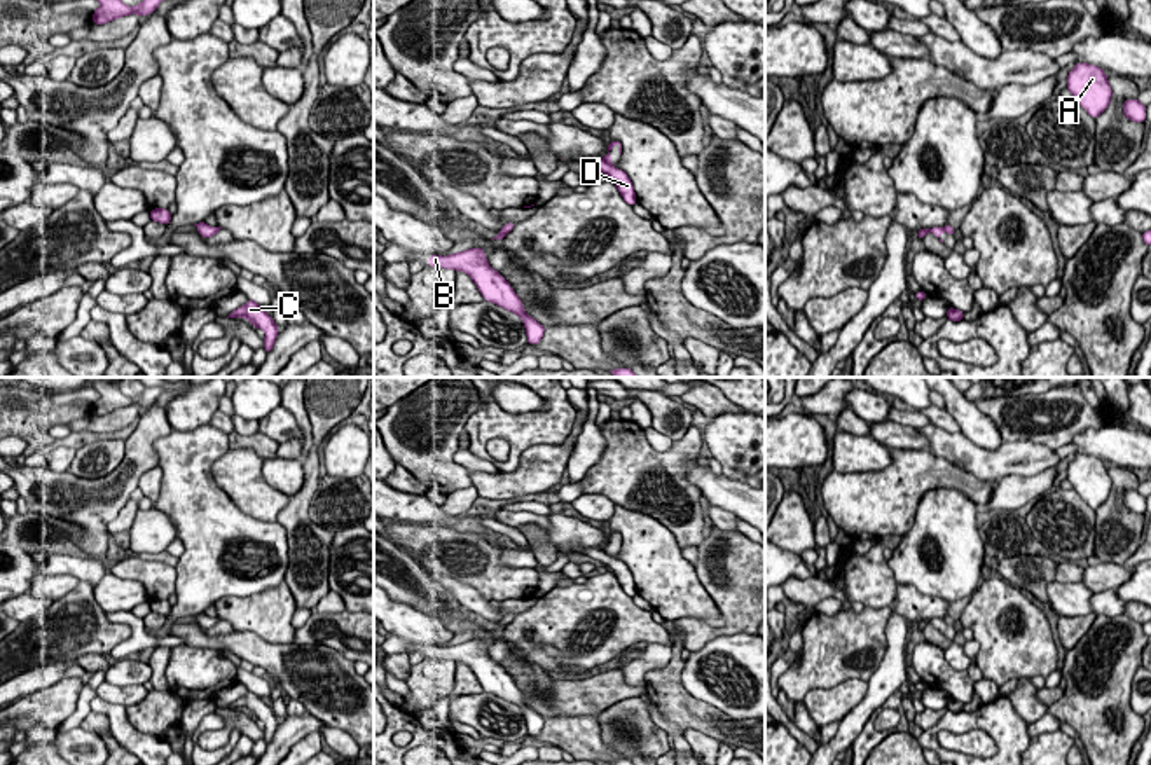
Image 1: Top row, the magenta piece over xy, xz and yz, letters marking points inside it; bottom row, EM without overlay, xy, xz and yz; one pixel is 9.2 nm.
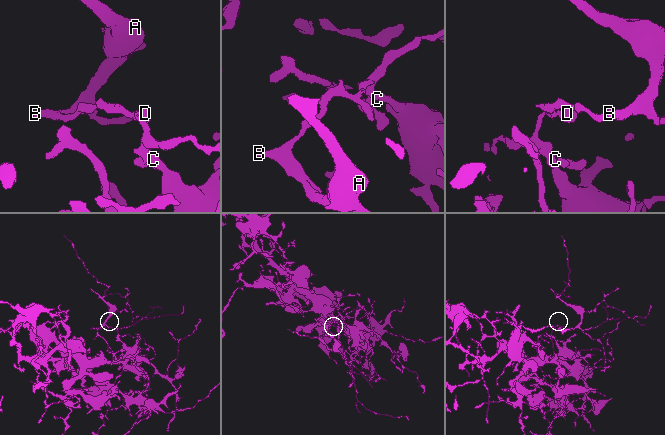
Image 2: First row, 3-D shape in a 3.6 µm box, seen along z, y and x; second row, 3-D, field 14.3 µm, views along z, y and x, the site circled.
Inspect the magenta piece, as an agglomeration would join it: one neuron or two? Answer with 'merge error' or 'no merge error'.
merge error

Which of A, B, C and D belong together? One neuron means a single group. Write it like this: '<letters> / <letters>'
A B D / C

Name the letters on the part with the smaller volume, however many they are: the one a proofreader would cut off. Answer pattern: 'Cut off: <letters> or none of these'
Cut off: A, B, D

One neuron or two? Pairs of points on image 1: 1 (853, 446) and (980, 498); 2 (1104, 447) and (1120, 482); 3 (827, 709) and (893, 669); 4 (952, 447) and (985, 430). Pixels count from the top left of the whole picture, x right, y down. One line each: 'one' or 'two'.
1: two
2: two
3: two
4: two

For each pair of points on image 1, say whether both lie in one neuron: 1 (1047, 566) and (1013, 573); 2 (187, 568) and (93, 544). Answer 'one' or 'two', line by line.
1: one
2: two

